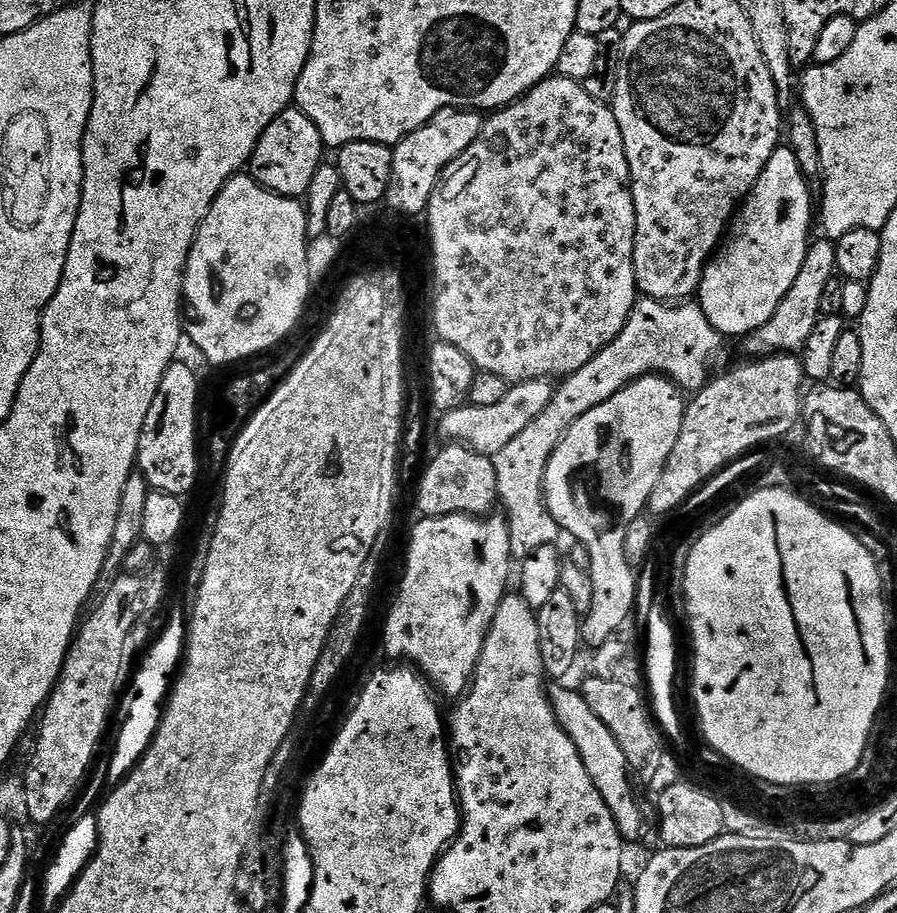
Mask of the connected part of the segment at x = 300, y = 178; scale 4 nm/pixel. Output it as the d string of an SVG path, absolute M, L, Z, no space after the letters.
M289 106L264 131L250 161L250 175L256 183L279 196L300 198L307 193L314 174L320 169L324 152L326 145L315 122L299 107Z

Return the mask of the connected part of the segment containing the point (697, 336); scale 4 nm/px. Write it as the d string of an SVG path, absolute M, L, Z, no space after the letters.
M637 299L636 308L630 314L622 334L618 334L614 342L607 344L586 366L582 366L582 370L567 377L561 383L564 385L553 391L546 410L542 410L542 414L538 414L538 418L534 418L534 422L530 422L530 426L518 434L518 438L511 440L507 446L502 446L502 450L498 450L492 457L498 478L496 495L502 508L504 504L502 510L508 522L513 557L533 556L542 546L555 545L556 535L561 535L561 528L548 512L544 475L551 456L574 421L594 410L594 406L614 398L614 394L642 376L667 376L685 393L699 392L706 383L704 371L707 370L712 355L723 344L726 344L725 337L708 321L699 303Z

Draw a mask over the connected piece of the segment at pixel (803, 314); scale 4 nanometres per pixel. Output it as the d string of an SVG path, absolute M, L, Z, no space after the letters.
M827 238L813 239L808 245L808 253L802 262L802 270L798 270L798 278L794 278L794 286L782 298L778 310L758 330L743 337L742 344L749 352L749 357L763 358L781 354L796 354L805 347L807 339L822 317L820 307L824 304L824 295L828 292L828 283L832 275L837 275L836 246Z

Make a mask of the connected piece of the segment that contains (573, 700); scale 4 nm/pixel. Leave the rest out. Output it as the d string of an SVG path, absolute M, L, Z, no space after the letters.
M572 688L551 689L550 699L557 722L570 738L570 742L574 742L582 758L582 766L586 766L586 774L590 774L598 794L602 794L618 826L621 840L631 842L638 839L644 832L644 816L640 813L640 804L636 801L635 794L632 793L633 777L630 775L626 754L622 754L622 746L618 746L618 738L614 738L606 722L602 722L602 718L598 718L598 714L590 710L583 691L576 689L575 692Z

